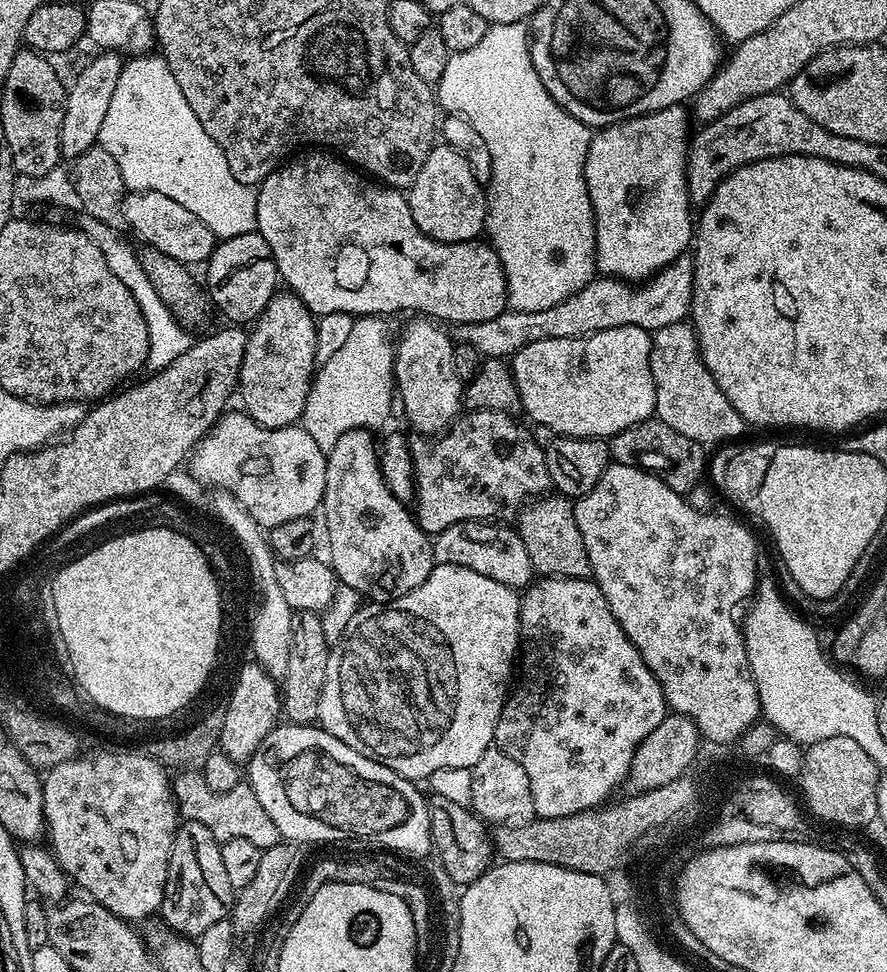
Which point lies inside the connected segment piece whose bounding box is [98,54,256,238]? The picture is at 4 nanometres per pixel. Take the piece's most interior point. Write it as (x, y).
(151, 132)

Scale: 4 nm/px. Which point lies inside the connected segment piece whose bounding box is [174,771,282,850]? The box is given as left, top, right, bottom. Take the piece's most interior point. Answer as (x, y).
(236, 813)

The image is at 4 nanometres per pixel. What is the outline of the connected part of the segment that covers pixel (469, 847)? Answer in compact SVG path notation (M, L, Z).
M432 796L428 801L432 826L432 846L435 855L446 866L446 874L458 886L473 884L494 863L492 832L471 807L450 802L441 796Z

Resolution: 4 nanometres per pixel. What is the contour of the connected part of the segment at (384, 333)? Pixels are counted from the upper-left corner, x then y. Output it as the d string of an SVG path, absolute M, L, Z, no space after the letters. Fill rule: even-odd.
M362 316L353 322L353 330L339 351L319 365L313 375L310 394L306 398L302 427L327 454L334 442L355 428L376 430L394 408L394 340L388 337L387 319Z

